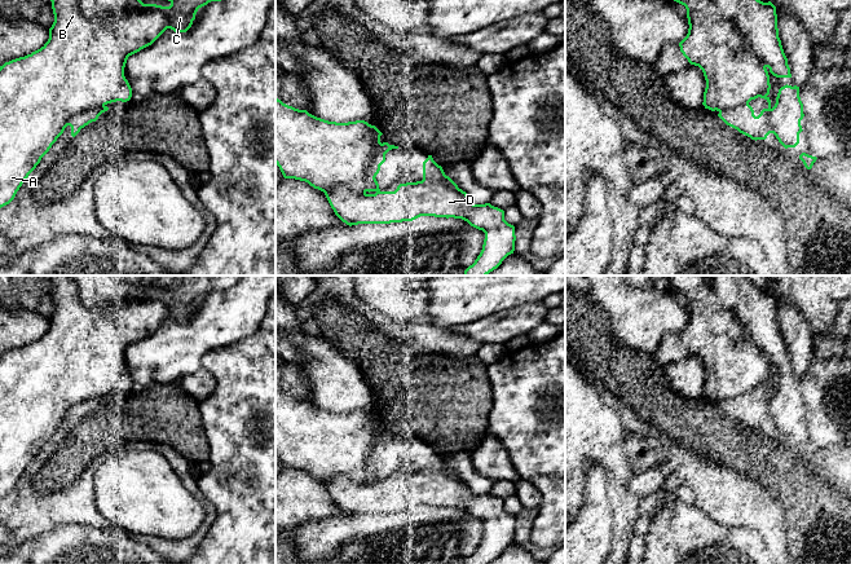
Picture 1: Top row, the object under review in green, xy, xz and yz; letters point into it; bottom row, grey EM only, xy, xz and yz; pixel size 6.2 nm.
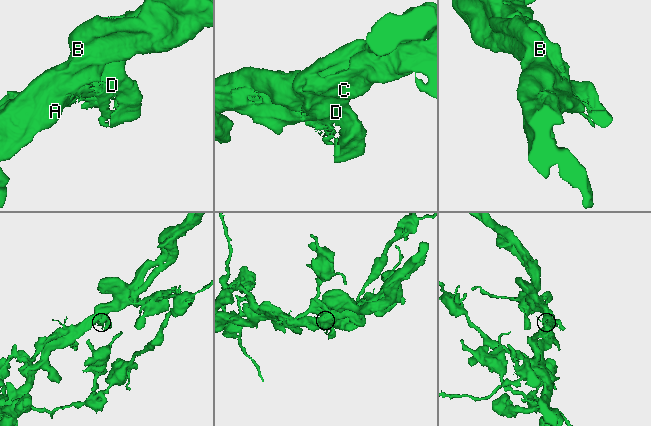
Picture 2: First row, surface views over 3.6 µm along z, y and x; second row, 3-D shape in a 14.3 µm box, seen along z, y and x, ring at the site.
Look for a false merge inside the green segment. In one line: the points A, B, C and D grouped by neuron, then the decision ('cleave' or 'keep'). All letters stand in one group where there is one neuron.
A B / C D; cleave

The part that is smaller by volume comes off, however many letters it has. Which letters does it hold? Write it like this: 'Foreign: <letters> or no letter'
Foreign: C, D

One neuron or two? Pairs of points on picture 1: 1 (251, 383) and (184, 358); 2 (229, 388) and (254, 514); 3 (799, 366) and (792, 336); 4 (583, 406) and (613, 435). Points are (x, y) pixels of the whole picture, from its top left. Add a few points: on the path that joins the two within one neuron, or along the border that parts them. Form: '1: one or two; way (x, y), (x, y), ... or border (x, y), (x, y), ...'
1: two; border (225, 346), (212, 348), (202, 358), (201, 368)
2: one; way (242, 419), (242, 483)
3: one; way (799, 358), (799, 344)
4: one; way (591, 414), (605, 428)

